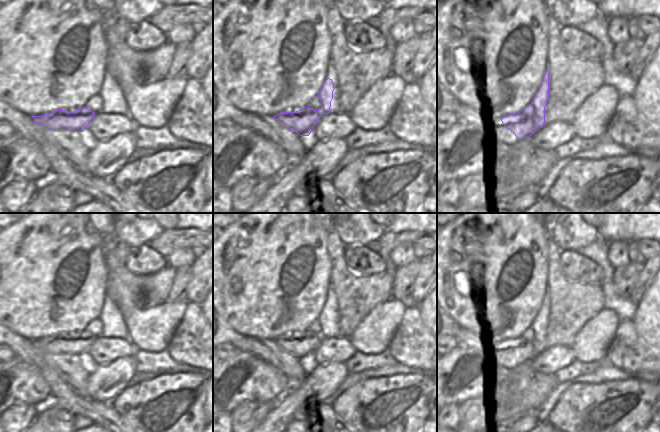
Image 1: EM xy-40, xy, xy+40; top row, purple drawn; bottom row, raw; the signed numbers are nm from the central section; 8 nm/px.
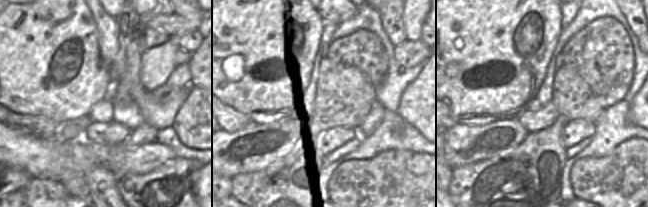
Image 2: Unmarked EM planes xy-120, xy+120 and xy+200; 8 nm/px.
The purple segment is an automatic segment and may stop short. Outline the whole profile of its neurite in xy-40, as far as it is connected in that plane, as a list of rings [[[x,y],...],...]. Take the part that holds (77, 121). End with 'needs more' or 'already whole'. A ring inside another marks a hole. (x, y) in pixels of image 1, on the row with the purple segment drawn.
[[[84,106],[74,112],[56,110],[50,114],[32,117],[36,123],[50,130],[83,132],[95,117],[95,113]]]; already whole

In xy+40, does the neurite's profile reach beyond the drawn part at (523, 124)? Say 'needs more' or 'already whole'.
already whole

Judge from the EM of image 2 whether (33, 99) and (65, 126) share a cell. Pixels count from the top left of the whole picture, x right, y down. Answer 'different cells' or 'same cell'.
different cells

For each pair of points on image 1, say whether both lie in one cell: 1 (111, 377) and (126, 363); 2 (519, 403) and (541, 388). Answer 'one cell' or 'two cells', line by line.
1: one cell
2: one cell

